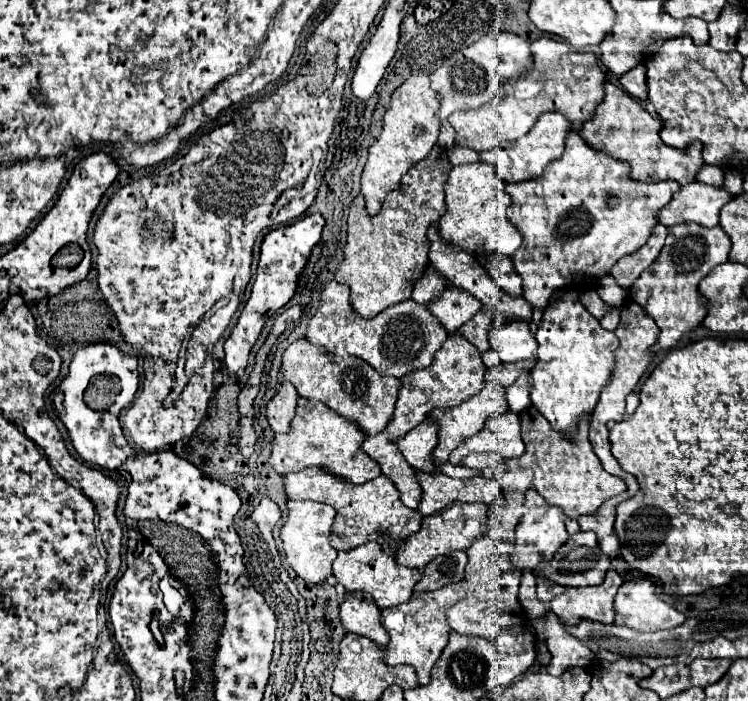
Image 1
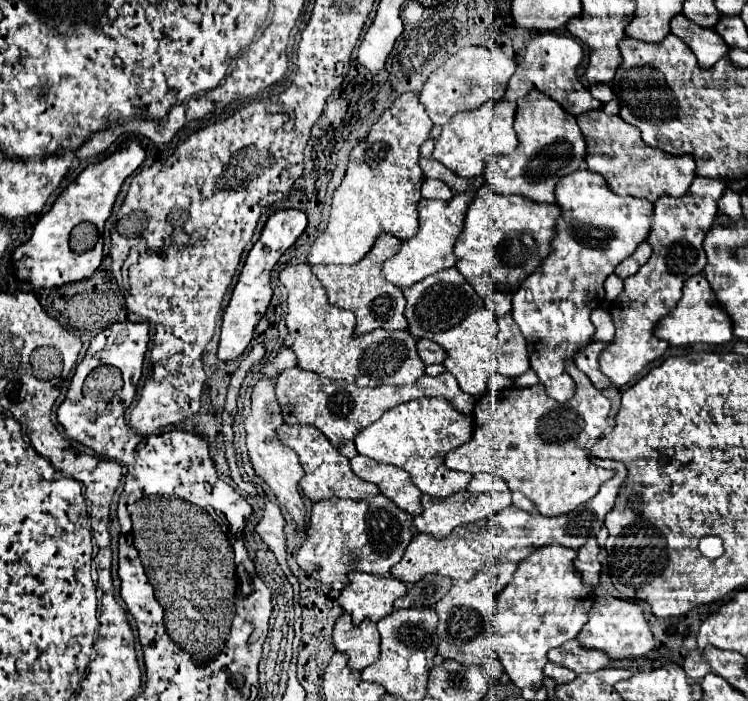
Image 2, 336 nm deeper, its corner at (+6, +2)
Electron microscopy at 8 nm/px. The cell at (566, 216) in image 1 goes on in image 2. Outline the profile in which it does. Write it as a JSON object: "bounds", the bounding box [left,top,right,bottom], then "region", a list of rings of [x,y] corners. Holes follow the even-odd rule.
{"bounds":[454,185,558,317],"region":[[[488,185],[476,191],[466,209],[464,229],[454,245],[454,255],[458,257],[456,269],[496,317],[510,313],[512,295],[520,283],[548,257],[558,215],[558,205],[538,205],[518,195],[496,195]]]}

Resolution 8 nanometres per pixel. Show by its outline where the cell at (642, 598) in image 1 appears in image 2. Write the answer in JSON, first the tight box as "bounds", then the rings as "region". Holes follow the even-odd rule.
{"bounds":[578,597,654,659],"region":[[[596,597],[590,609],[590,621],[578,633],[578,643],[584,649],[602,651],[610,659],[640,659],[654,649],[654,637],[648,623],[644,621],[642,609],[636,603],[620,601],[614,597]]]}

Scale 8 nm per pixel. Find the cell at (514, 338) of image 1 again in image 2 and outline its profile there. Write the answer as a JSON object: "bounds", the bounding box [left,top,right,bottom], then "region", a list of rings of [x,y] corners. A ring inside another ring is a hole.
{"bounds":[404,267,498,397],"region":[[[456,267],[434,273],[432,277],[426,277],[424,281],[404,289],[404,297],[408,331],[414,337],[426,337],[438,343],[446,351],[446,359],[442,365],[456,377],[460,389],[474,397],[482,396],[487,389],[488,377],[498,371],[498,323],[494,313],[484,305],[482,297],[464,281]]]}

